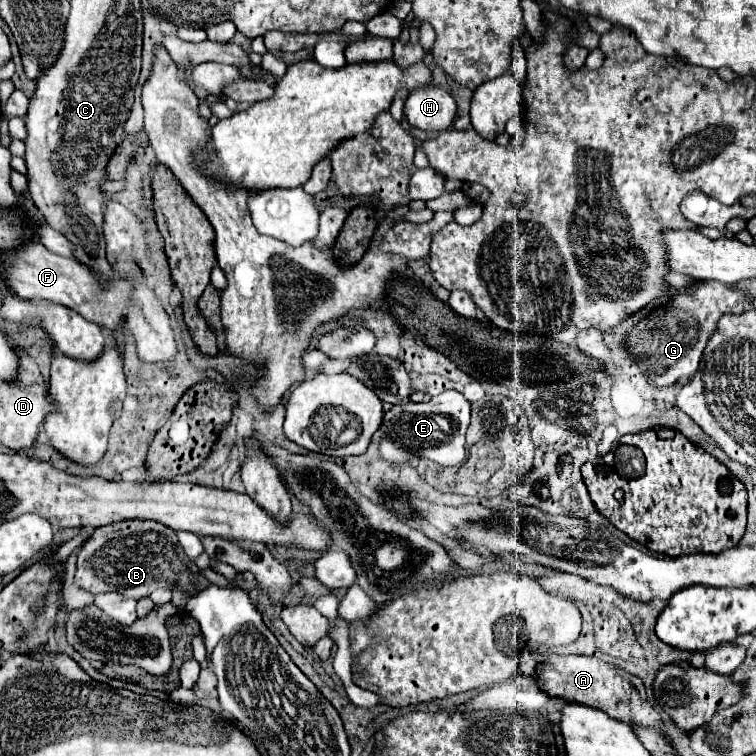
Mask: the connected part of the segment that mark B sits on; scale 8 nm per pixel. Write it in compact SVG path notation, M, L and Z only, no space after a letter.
M129 519L99 527L79 549L75 583L89 593L119 591L125 597L147 597L157 587L175 587L175 607L185 609L187 601L199 591L207 589L211 581L199 575L199 567L185 557L177 533L163 523Z

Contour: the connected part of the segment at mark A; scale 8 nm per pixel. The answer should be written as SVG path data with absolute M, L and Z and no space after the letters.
M549 655L545 661L533 667L531 675L535 677L539 689L549 697L583 703L605 711L613 719L621 719L625 723L637 721L641 725L655 727L659 733L663 733L659 713L645 701L645 689L629 687L629 673L609 665L607 661L595 657L579 657L579 655Z

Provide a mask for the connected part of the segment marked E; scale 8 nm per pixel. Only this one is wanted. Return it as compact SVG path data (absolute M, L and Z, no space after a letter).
M443 391L439 395L435 395L431 401L427 403L399 403L393 405L391 411L385 411L383 415L383 423L379 427L381 433L381 441L379 441L379 455L383 461L391 463L391 465L403 465L411 459L431 459L439 465L459 465L465 459L465 431L469 427L469 401L457 393L457 391Z

